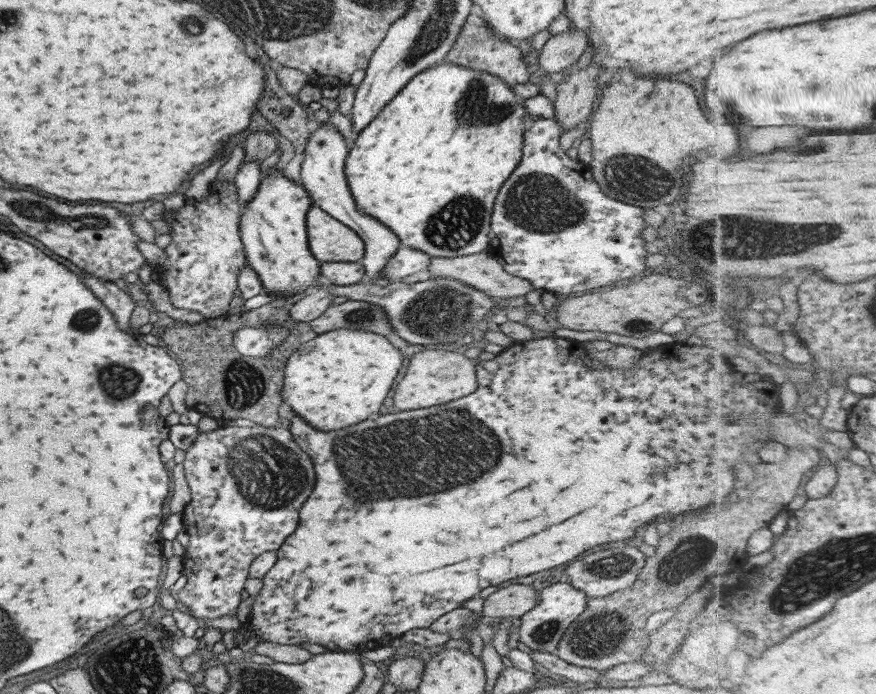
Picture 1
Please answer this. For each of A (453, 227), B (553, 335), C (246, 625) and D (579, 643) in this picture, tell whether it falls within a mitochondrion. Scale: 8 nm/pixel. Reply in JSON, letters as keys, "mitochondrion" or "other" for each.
{"A":"mitochondrion","B":"other","C":"other","D":"mitochondrion"}

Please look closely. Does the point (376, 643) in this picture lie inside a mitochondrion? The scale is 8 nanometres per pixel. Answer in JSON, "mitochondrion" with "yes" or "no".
{"mitochondrion":"no"}

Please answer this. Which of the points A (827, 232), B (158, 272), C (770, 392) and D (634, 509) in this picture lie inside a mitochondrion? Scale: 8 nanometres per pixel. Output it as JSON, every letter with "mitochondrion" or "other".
{"A":"mitochondrion","B":"other","C":"other","D":"other"}

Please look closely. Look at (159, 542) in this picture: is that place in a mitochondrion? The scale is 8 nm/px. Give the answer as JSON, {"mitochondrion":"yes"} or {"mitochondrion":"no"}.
{"mitochondrion":"no"}

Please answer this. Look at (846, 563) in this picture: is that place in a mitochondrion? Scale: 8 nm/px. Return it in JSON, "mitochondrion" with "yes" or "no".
{"mitochondrion":"yes"}

